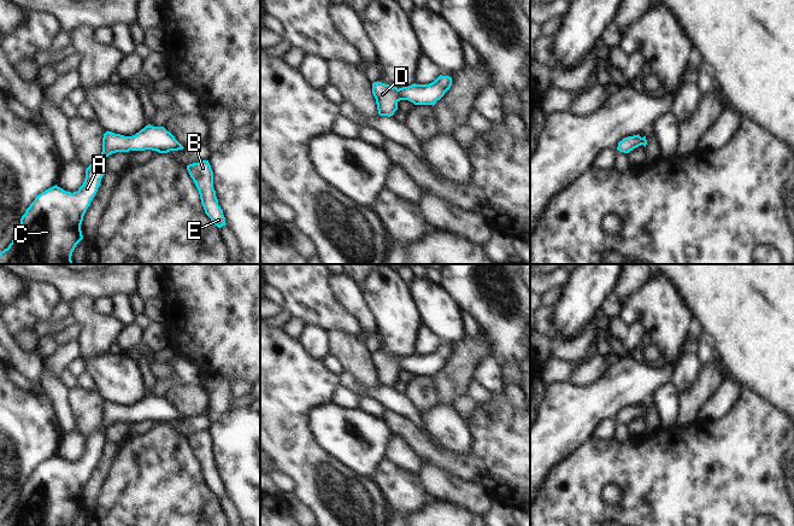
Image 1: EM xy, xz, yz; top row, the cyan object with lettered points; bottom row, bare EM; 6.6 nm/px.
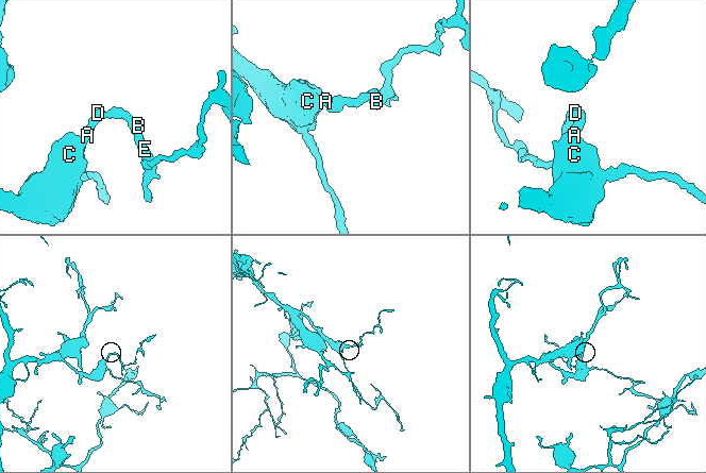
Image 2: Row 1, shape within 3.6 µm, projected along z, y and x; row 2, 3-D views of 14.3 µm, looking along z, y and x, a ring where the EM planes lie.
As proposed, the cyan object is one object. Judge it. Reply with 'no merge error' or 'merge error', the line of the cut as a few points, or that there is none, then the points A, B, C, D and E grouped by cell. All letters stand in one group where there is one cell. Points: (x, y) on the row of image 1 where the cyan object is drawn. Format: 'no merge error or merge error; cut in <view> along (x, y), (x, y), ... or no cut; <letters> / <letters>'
no merge error; no cut; A B C D E

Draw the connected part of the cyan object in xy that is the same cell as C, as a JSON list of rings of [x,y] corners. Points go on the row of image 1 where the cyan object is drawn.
[[[146,125],[133,136],[106,132],[102,138],[101,157],[86,169],[86,179],[77,192],[66,192],[57,185],[39,194],[20,218],[14,239],[0,252],[0,264],[73,264],[71,261],[76,245],[83,239],[81,224],[83,216],[95,197],[105,175],[104,162],[116,152],[152,150],[159,153],[184,147],[164,127]]]

